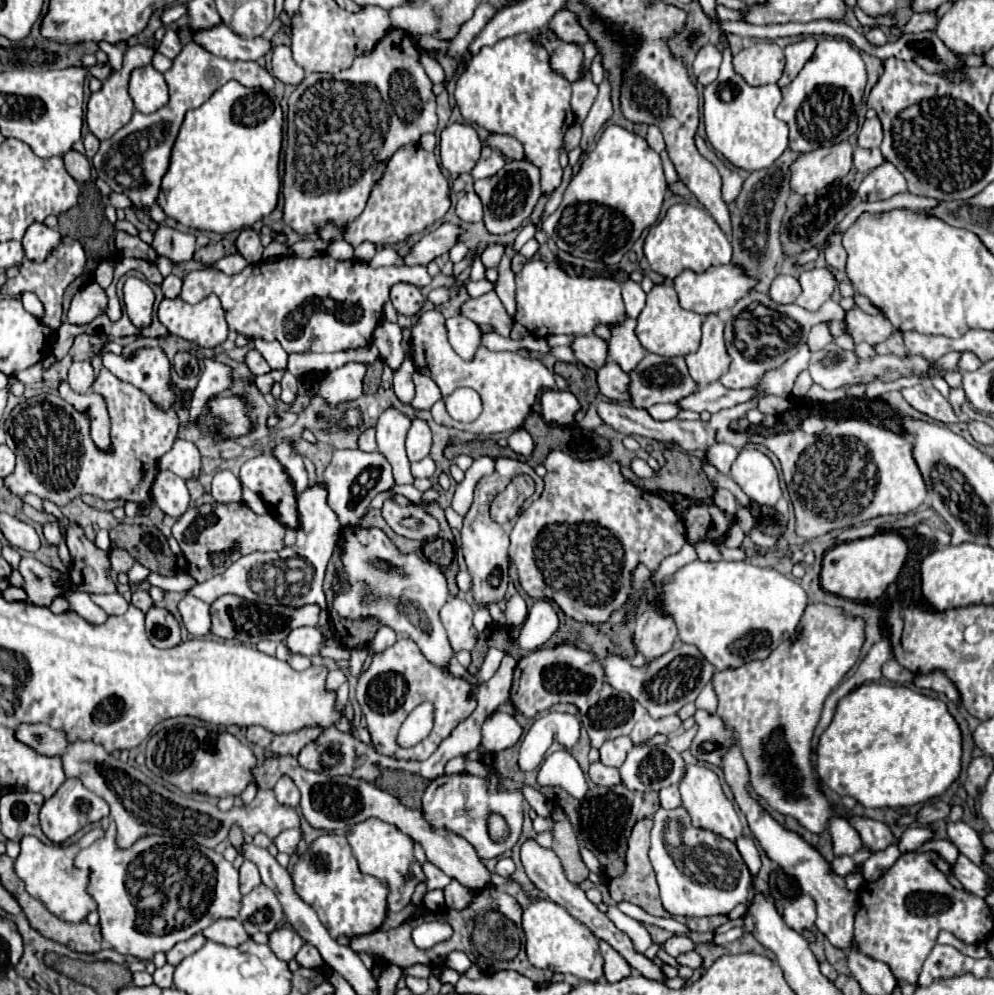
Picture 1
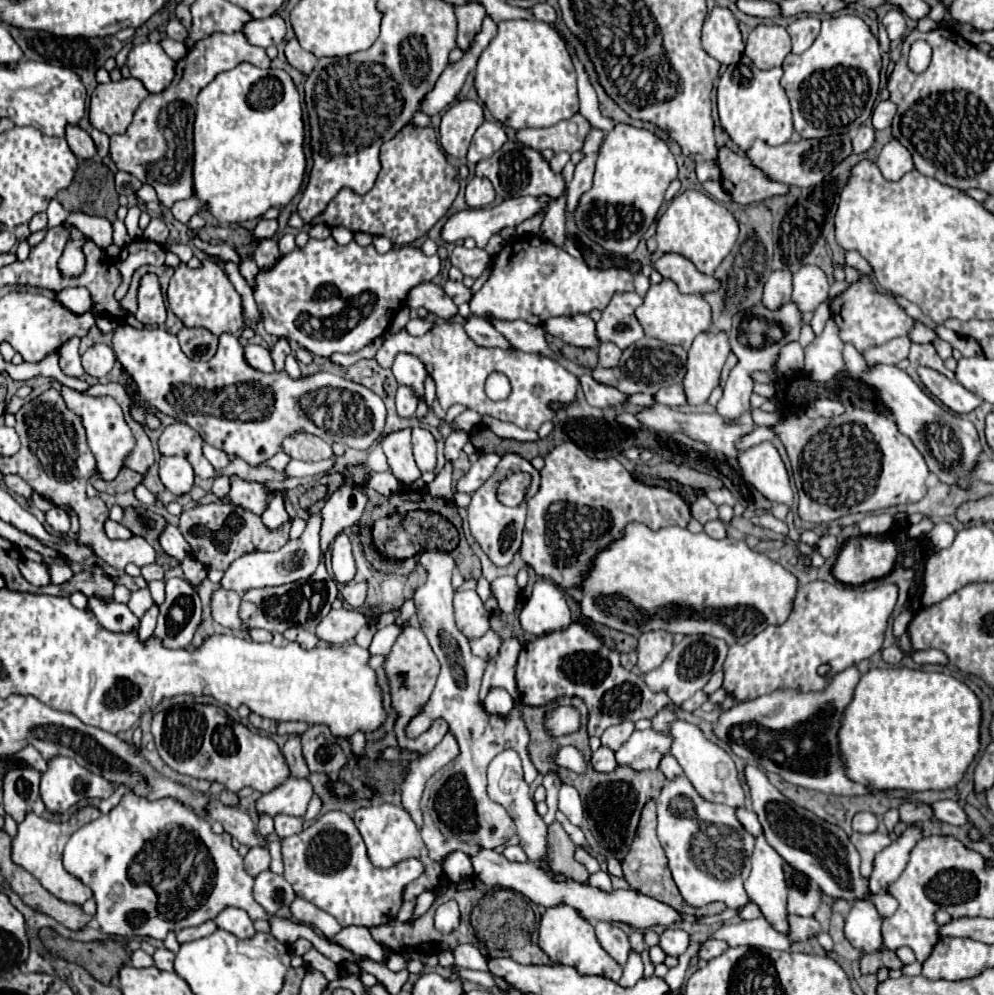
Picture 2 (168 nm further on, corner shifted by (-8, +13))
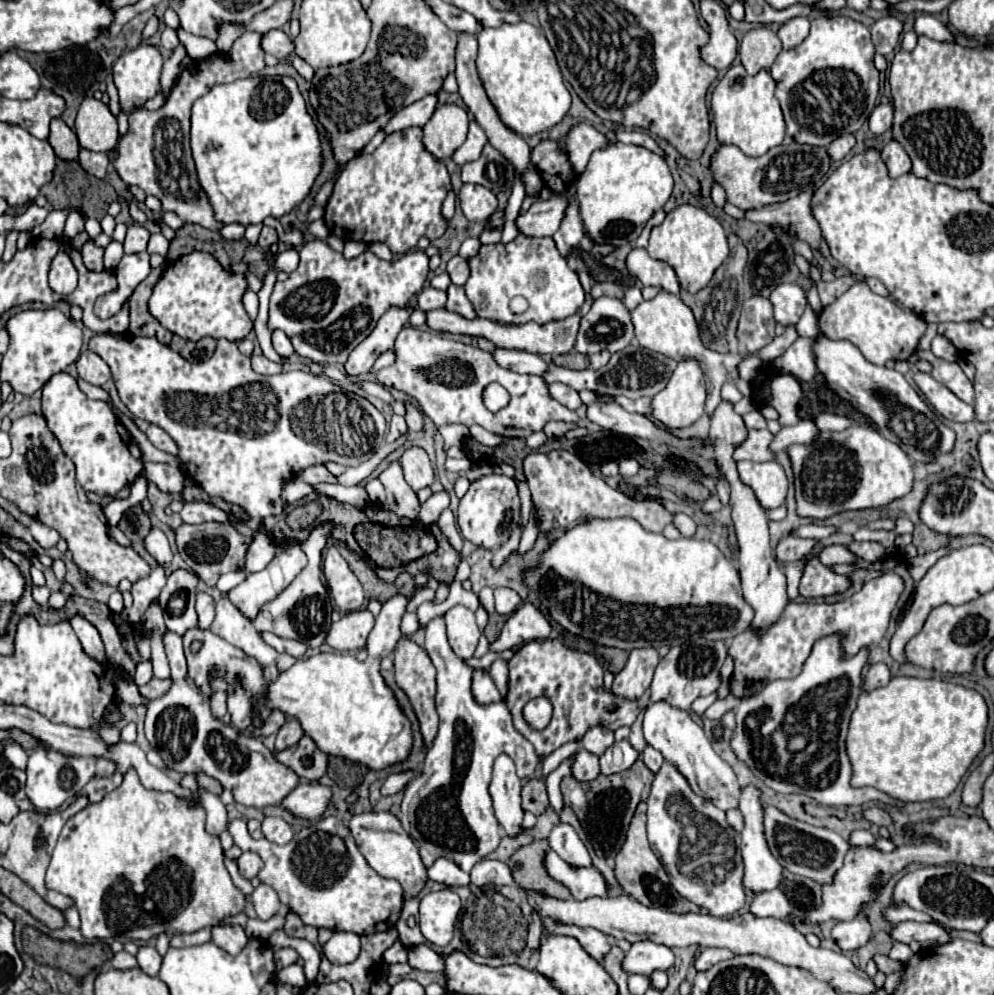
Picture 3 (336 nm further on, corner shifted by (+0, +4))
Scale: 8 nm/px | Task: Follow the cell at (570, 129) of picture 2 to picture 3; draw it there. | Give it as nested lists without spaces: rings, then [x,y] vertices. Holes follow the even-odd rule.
[[[578,124],[562,138],[562,144],[568,150],[570,162],[574,164],[576,172],[582,174],[592,152],[598,148],[606,148],[610,144],[610,140],[602,132],[598,132],[594,126]]]

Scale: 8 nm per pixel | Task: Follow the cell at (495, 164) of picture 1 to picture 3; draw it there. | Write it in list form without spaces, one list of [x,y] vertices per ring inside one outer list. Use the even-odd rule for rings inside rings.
[[[472,120],[472,122],[470,122],[470,130],[468,130],[468,138],[466,138],[466,142],[452,154],[452,160],[454,160],[458,166],[462,166],[462,164],[466,164],[466,162],[470,162],[470,160],[478,160],[478,156],[480,156],[480,152],[482,152],[482,148],[484,148],[486,142],[488,142],[488,140],[486,140],[484,130],[478,126],[476,120]]]

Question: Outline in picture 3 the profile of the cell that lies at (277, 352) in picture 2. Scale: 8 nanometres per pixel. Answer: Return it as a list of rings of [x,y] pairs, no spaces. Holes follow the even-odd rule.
[[[276,330],[276,332],[272,334],[272,346],[274,346],[274,350],[276,350],[280,356],[292,356],[292,354],[294,354],[292,342],[290,342],[290,338],[288,338],[282,330]]]

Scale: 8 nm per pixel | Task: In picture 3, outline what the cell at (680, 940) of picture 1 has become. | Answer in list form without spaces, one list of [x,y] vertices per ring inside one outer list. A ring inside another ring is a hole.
[[[650,940],[634,942],[622,960],[622,968],[626,974],[646,976],[650,976],[654,970],[668,970],[672,964],[674,964],[672,950]]]

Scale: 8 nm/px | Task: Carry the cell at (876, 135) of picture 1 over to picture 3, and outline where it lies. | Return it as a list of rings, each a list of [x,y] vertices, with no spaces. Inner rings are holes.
[[[878,104],[872,112],[872,116],[868,118],[870,130],[874,134],[884,134],[886,130],[892,128],[892,116],[894,116],[894,110],[890,104]]]

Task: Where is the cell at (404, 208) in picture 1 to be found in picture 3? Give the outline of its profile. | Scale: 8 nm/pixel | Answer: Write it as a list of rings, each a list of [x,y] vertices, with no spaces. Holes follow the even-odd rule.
[[[406,128],[386,136],[372,154],[360,154],[348,162],[326,204],[324,222],[342,240],[384,242],[394,254],[404,254],[422,236],[436,240],[444,234],[446,220],[442,216],[442,202],[448,188],[452,188],[450,174],[438,158],[426,152],[422,130]]]

